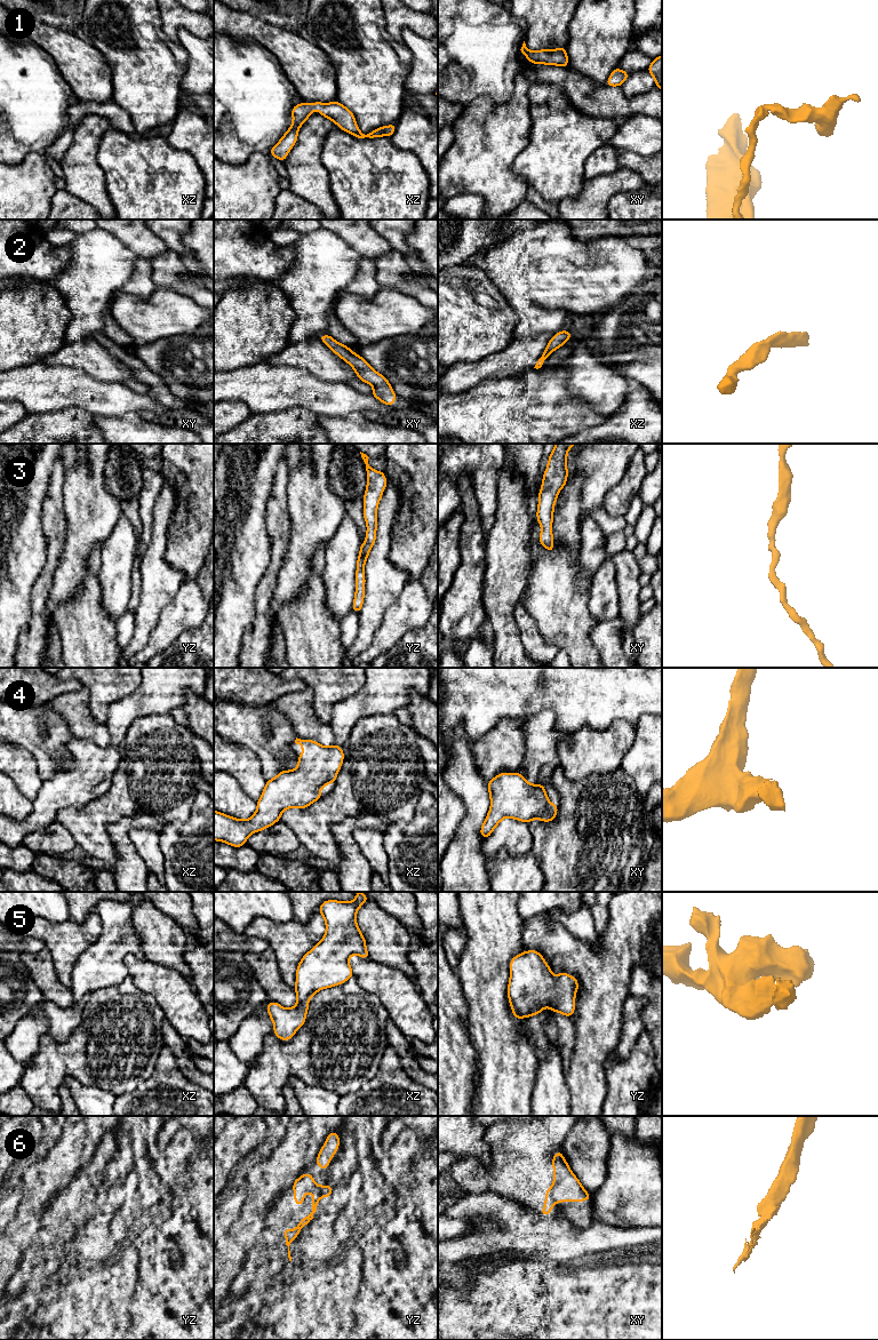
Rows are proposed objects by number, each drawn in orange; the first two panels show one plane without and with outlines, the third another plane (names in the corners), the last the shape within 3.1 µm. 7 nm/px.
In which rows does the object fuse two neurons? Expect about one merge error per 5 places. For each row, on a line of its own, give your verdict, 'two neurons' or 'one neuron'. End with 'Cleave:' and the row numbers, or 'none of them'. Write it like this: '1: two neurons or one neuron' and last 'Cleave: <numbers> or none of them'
1: one neuron
2: one neuron
3: one neuron
4: one neuron
5: one neuron
6: one neuron
Cleave: none of them

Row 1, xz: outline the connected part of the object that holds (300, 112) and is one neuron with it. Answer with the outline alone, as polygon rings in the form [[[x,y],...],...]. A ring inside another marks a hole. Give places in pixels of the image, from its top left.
[[[338,101],[332,103],[301,103],[293,106],[293,123],[289,127],[288,131],[281,136],[277,145],[272,146],[270,153],[280,161],[285,161],[287,154],[294,146],[297,141],[298,129],[305,122],[305,120],[312,115],[312,110],[319,110],[320,115],[328,118],[334,121],[342,130],[352,134],[358,138],[374,138],[381,136],[391,136],[397,128],[397,125],[389,125],[380,127],[375,130],[372,130],[369,134],[362,134],[356,122],[353,113],[346,109]]]

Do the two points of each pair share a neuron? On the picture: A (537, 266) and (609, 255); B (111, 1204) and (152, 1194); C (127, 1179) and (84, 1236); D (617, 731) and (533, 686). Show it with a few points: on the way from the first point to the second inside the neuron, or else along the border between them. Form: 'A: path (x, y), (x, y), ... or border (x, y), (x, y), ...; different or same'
A: path (556, 266), (591, 266); same
B: border (138, 1178), (136, 1189), (113, 1211), (109, 1223); different
C: path (119, 1193), (97, 1222); same
D: border (633, 725), (614, 720), (605, 728), (582, 726); different

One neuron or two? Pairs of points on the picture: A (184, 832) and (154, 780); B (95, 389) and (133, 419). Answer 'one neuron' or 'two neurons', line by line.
A: two neurons
B: two neurons

